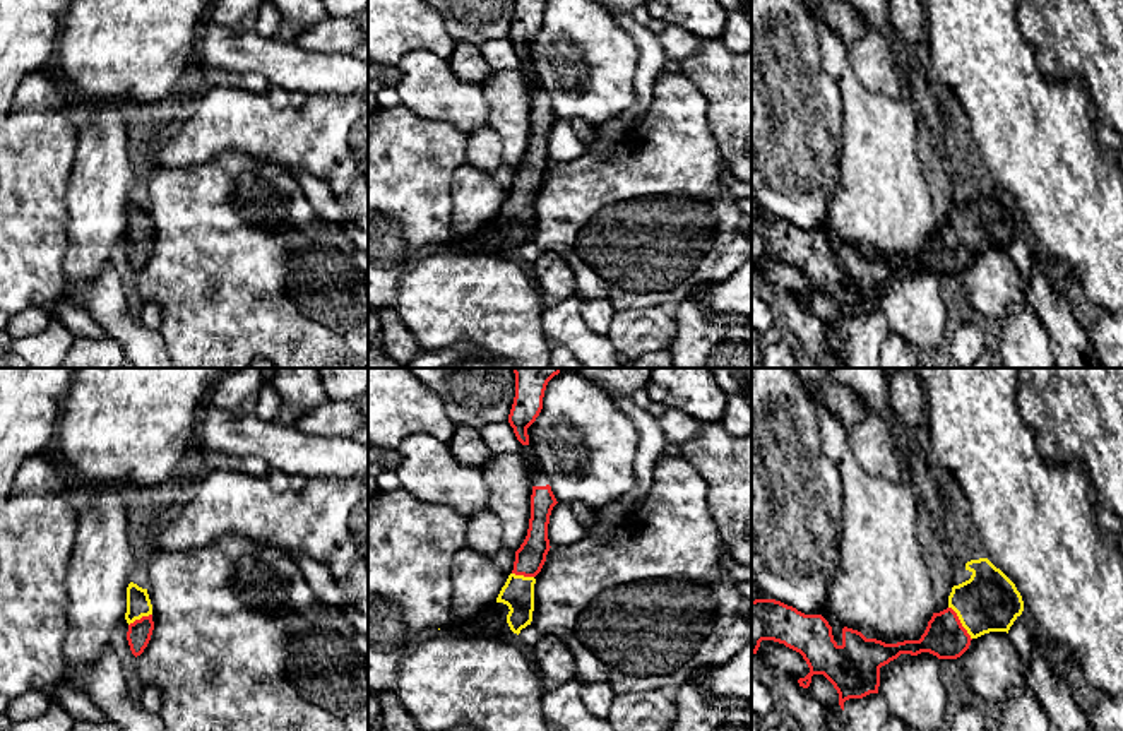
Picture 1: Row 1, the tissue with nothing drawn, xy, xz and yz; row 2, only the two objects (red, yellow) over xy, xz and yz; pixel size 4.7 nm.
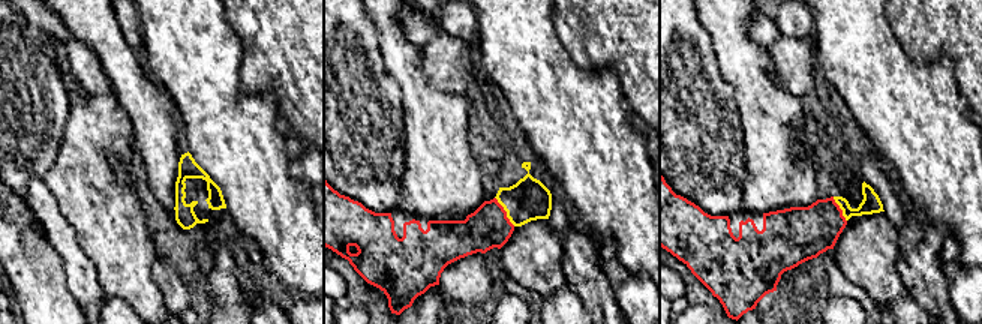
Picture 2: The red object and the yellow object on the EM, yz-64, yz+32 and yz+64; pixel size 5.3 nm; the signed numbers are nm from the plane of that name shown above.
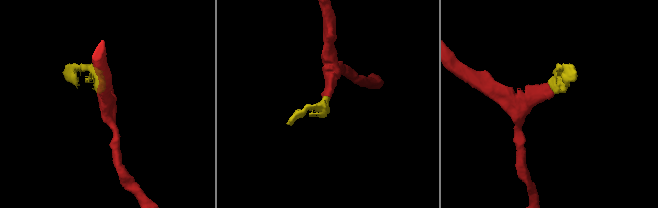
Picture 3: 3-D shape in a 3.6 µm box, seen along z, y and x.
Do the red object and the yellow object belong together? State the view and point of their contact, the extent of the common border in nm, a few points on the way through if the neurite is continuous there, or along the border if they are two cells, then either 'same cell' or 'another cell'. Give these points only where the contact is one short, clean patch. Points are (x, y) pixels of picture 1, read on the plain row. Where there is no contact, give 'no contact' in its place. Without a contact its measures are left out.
meets red in yz at (961, 240); contact 190 nm long; runs through yz (945, 254), (961, 240), (980, 221), (988, 218); same cell

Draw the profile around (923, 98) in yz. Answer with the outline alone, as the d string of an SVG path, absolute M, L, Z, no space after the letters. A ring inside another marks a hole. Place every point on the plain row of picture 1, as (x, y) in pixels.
M907 45L897 48L897 65L907 79L907 99L912 111L918 120L928 125L930 137L935 128L947 132L947 122L933 84L935 79L921 70L914 51Z

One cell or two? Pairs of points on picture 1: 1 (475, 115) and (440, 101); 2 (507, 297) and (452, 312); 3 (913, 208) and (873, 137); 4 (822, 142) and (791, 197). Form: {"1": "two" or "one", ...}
{"1": "one", "2": "one", "3": "one", "4": "one"}

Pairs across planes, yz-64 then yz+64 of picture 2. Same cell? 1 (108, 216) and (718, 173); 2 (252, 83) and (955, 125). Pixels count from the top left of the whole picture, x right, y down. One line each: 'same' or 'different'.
1: different
2: different

